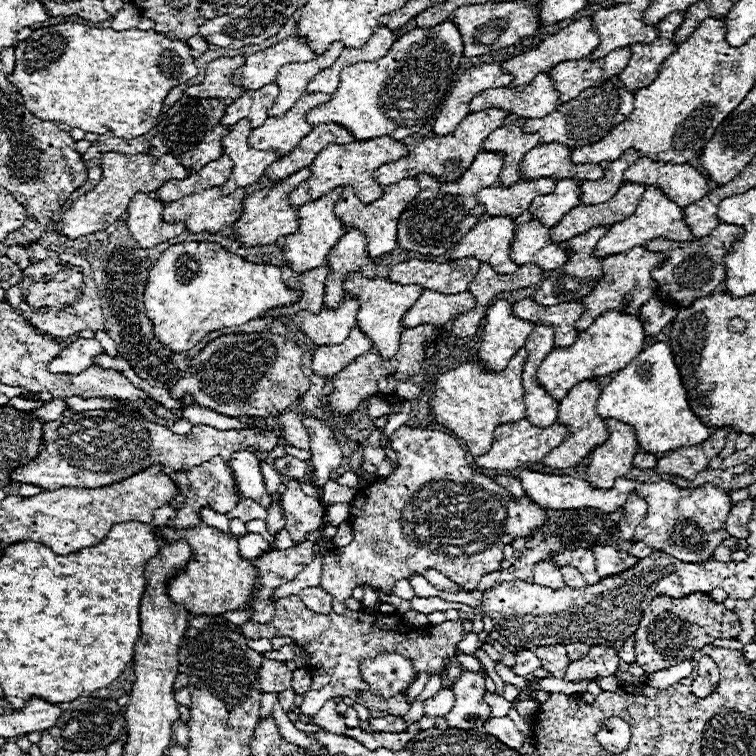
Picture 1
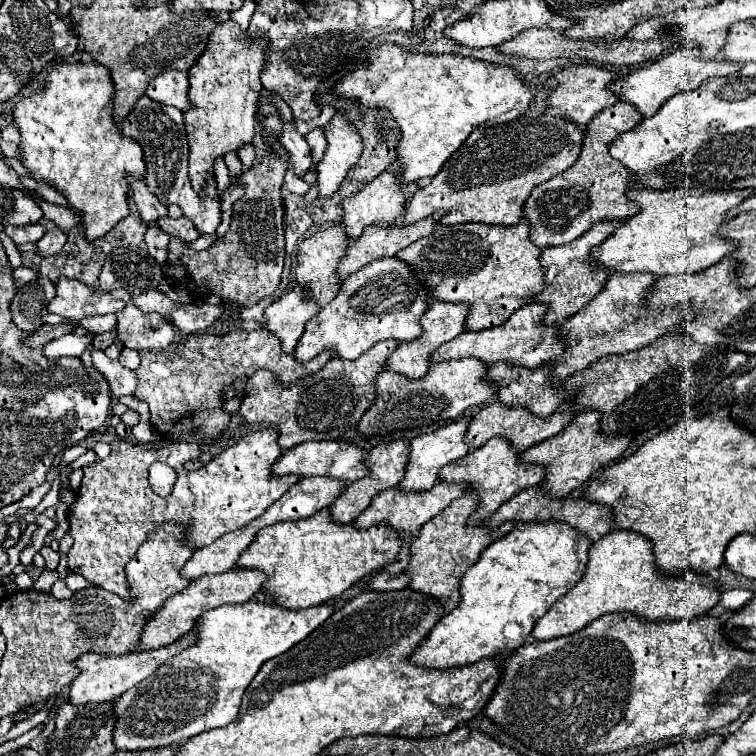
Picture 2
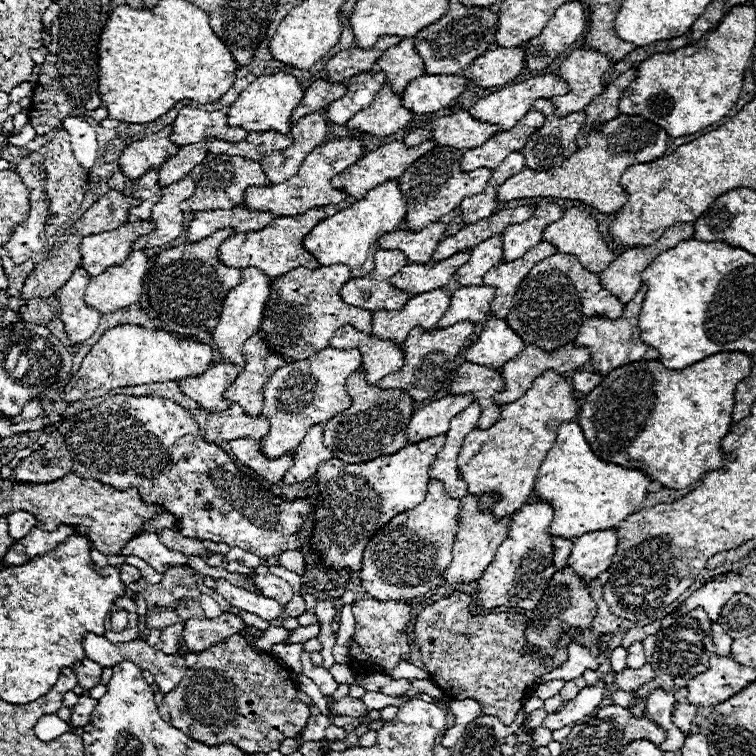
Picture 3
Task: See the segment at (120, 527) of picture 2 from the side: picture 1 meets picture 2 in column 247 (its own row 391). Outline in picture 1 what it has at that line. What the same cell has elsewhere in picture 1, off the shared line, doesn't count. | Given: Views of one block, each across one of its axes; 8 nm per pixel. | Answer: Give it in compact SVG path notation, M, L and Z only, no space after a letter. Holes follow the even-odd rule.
M520 348L502 372L486 372L480 360L470 360L442 374L436 380L436 394L432 400L434 416L442 426L450 428L456 434L456 438L462 438L466 442L466 448L472 456L482 456L490 452L492 428L496 428L498 424L526 418L526 408L522 402L524 398L522 368L526 358L528 358L528 350Z

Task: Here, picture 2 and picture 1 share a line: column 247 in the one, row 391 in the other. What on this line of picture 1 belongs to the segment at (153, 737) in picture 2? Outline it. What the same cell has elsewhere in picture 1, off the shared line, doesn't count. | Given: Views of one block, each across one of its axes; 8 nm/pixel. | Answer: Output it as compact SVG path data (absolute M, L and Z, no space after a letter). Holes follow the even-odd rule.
M656 342L644 348L626 368L622 368L604 388L596 402L602 418L616 418L636 428L642 452L664 454L682 446L694 446L710 436L710 428L690 410L688 390L682 384L674 354L668 342Z

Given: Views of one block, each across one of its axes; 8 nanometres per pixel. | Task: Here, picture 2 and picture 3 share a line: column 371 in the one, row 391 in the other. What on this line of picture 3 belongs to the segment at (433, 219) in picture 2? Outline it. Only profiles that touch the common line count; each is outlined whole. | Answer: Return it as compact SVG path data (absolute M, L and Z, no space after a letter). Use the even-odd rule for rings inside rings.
M258 332L252 334L252 338L248 338L248 342L244 344L244 356L246 366L226 388L224 396L232 402L240 402L240 406L244 406L248 414L262 414L262 388L268 378L288 362L278 352L274 352Z

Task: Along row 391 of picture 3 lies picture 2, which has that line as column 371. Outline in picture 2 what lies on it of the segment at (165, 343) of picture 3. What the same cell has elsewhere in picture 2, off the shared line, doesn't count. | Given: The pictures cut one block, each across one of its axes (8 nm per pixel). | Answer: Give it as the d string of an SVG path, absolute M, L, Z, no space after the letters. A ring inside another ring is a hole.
M386 42L380 48L376 48L372 52L368 66L346 74L342 82L334 86L332 94L338 98L356 100L362 110L366 108L388 110L388 116L396 120L396 124L400 126L400 140L396 146L396 162L400 164L398 166L400 184L410 184L422 178L436 176L446 158L450 158L476 128L488 128L510 122L516 116L520 116L532 100L532 88L526 86L512 68L494 66L474 58L460 58L452 54L442 56L412 54L392 42Z

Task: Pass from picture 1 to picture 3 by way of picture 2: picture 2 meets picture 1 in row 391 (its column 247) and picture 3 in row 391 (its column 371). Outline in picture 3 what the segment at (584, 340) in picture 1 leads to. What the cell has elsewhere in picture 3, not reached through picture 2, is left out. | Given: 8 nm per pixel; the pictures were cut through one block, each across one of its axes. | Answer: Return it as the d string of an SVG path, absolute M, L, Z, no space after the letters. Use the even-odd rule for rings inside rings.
M546 370L522 398L502 406L500 420L494 426L486 430L474 428L464 440L464 448L458 454L458 470L468 484L468 494L498 492L502 498L498 504L492 504L490 498L480 498L480 508L486 510L494 506L492 512L496 518L520 510L534 492L538 468L550 452L560 424L574 422L578 412L580 406L572 384L562 374Z

